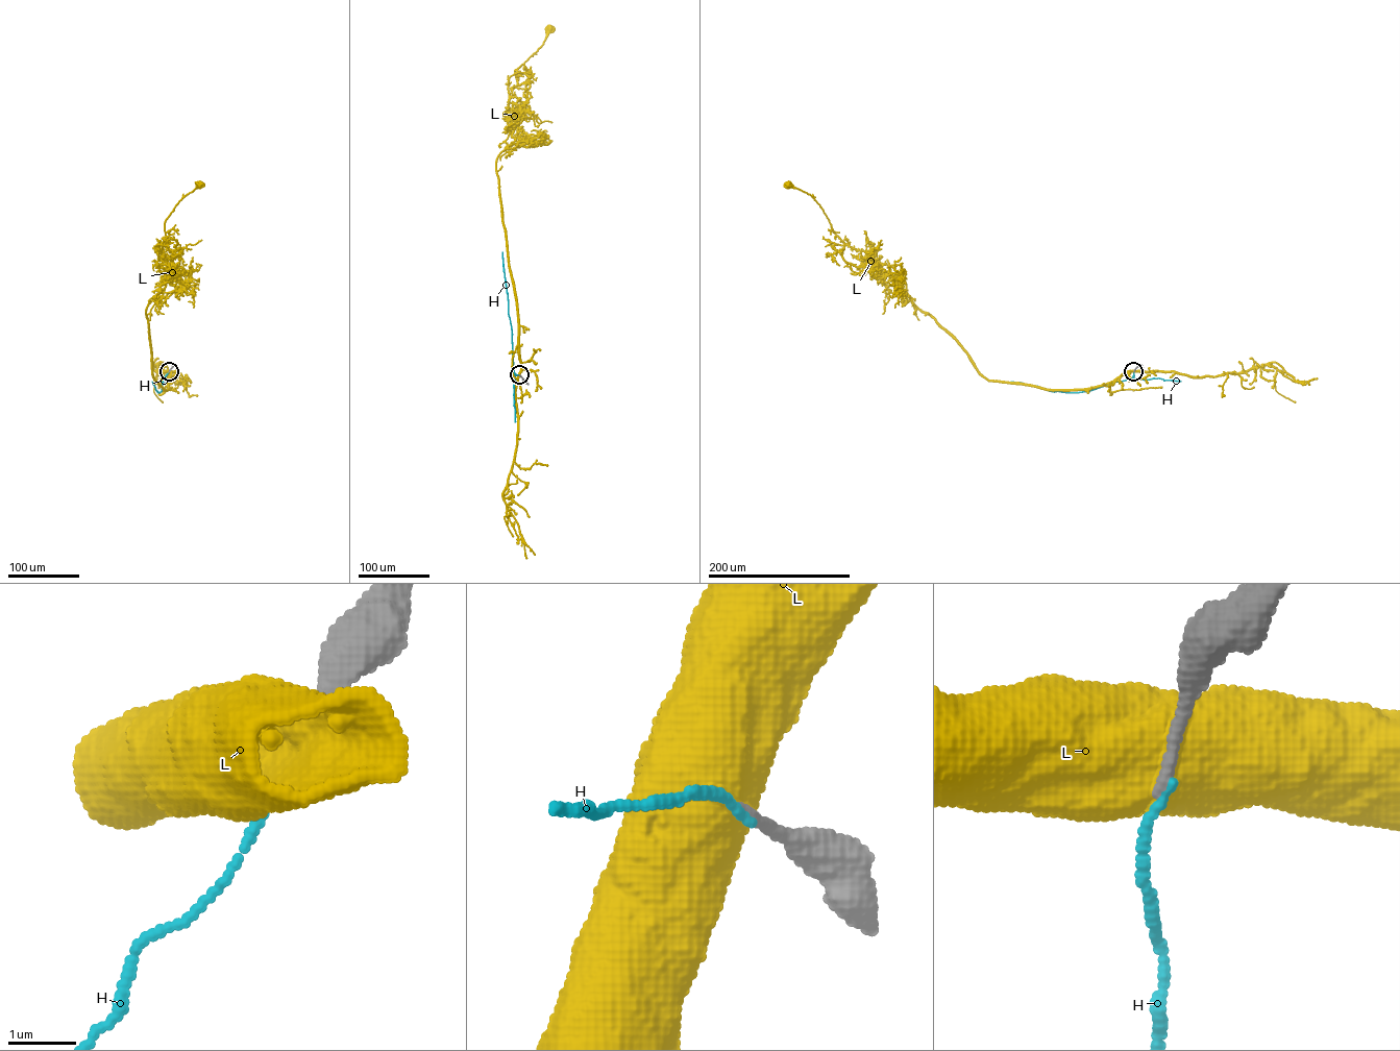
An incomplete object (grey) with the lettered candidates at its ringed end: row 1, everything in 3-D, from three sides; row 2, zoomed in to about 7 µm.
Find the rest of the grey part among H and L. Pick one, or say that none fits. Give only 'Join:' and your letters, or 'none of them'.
Join: none of them

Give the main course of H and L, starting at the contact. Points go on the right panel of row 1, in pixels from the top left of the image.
H: (1134, 371), (1131, 379), (1077, 392), (1052, 391), (1010, 382)
L: (1133, 371), (1082, 389), (986, 379), (892, 276), (845, 261), (843, 242), (821, 208), (788, 186)

